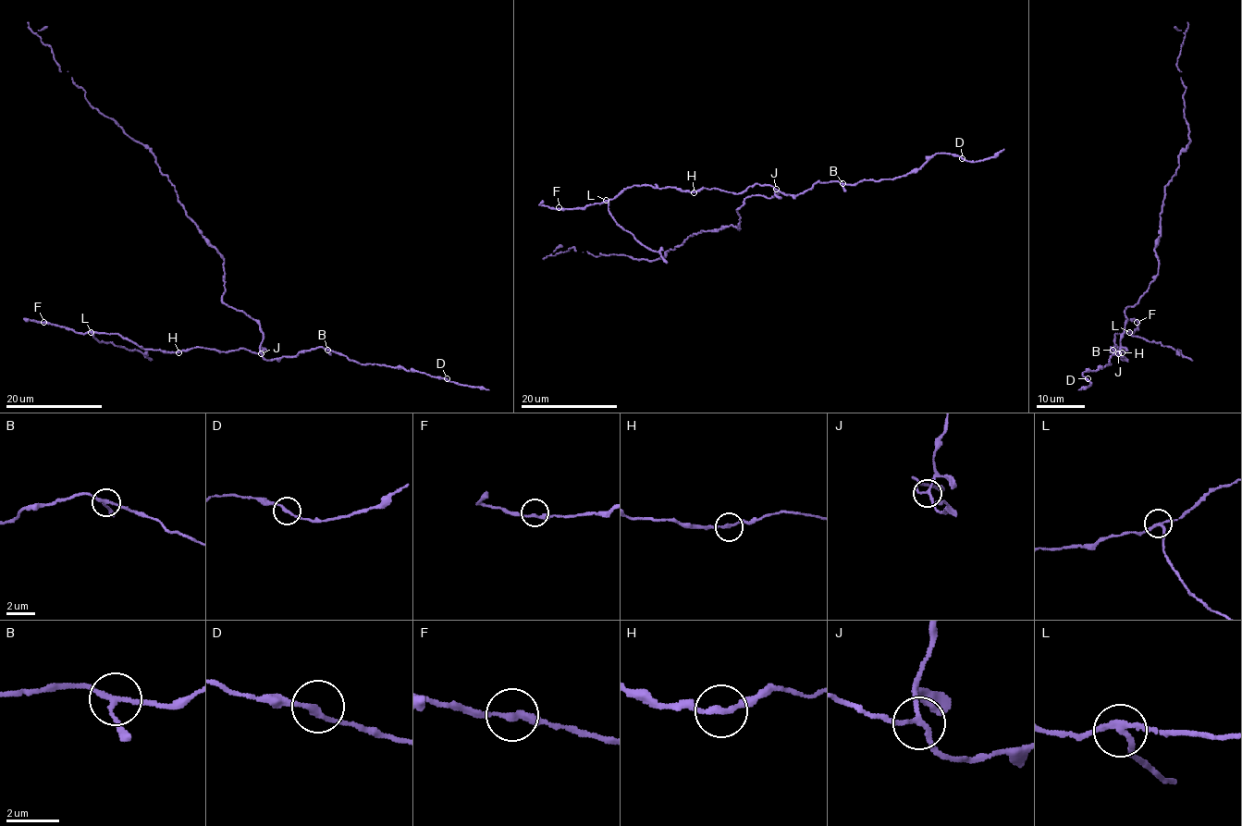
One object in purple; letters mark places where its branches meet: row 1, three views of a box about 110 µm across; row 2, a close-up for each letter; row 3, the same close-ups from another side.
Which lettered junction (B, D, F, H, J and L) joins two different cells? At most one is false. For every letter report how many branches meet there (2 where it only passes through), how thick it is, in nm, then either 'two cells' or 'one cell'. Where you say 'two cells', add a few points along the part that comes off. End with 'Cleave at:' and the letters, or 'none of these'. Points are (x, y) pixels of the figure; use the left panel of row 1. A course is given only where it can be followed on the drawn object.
B: branches 3; calibre 170 nm; one cell
D: branches 2; calibre 200 nm; one cell
F: branches 2; calibre 240 nm; one cell
H: branches 2; calibre 200 nm; one cell
J: branches 3; calibre 160 nm; one cell
L: branches 3; calibre 200 nm; two cells; course (91, 333), (98, 341), (141, 351), (151, 361)
Cleave at: L

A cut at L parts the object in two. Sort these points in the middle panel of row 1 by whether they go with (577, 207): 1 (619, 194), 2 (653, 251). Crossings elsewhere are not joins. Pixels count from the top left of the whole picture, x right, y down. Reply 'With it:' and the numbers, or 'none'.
With it: 1

